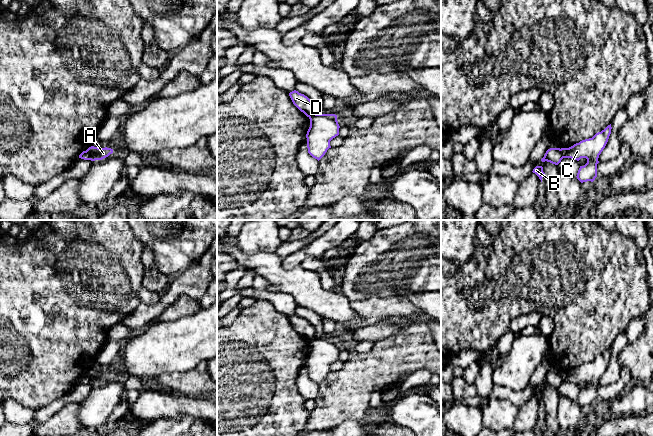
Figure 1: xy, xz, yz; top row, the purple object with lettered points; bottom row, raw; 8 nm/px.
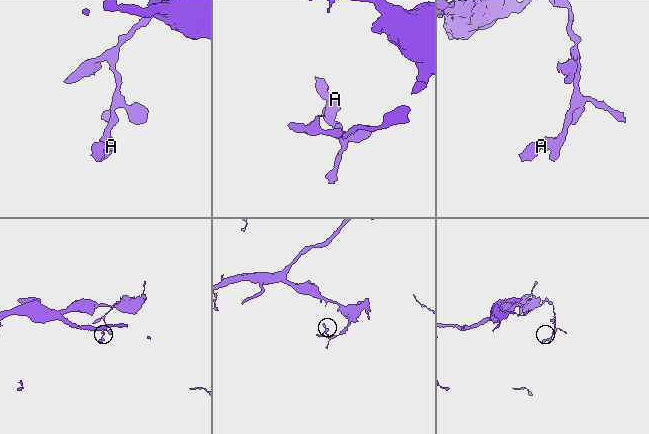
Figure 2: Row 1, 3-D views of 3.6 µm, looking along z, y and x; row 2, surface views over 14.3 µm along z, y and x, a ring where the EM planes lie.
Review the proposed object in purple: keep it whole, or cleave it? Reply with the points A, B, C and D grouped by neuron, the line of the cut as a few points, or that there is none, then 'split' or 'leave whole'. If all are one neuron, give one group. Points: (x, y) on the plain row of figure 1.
A C / B D; cut in xy along (86, 374), (94, 384); split

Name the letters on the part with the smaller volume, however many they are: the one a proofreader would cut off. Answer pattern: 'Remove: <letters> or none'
Remove: B, D

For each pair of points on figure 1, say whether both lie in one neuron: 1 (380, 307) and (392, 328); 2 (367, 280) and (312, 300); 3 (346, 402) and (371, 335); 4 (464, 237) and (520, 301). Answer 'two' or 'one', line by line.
1: two
2: two
3: two
4: two

